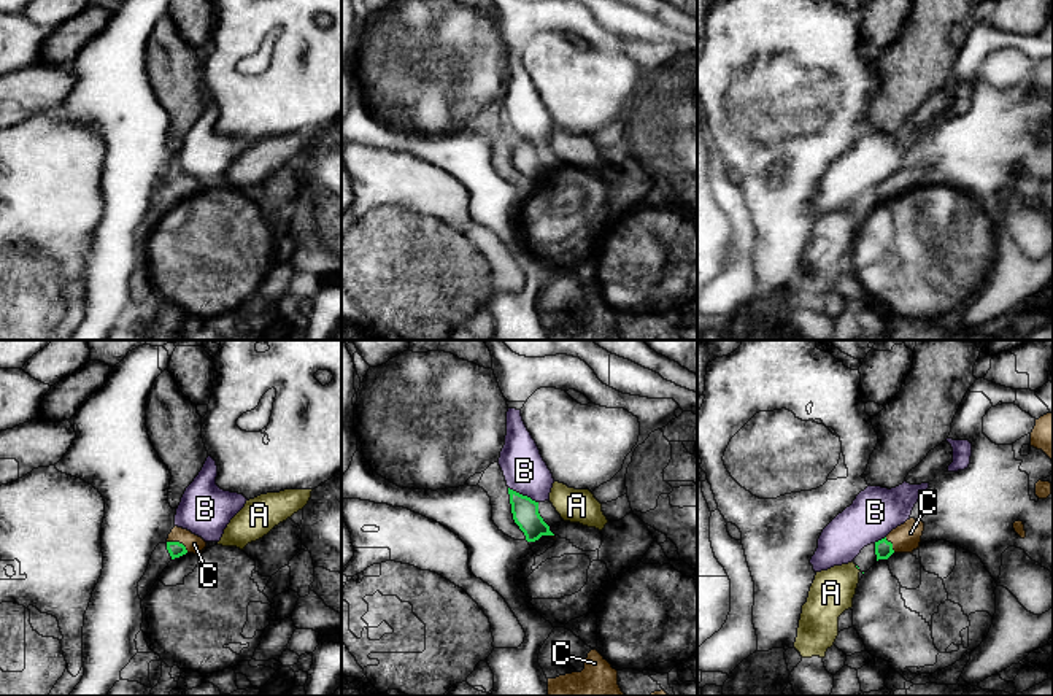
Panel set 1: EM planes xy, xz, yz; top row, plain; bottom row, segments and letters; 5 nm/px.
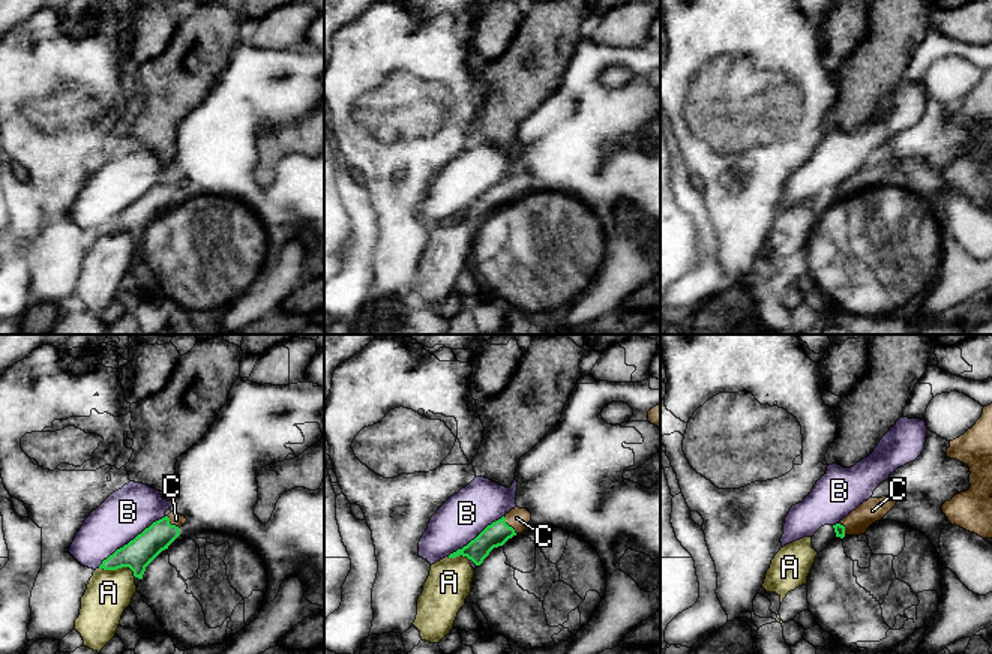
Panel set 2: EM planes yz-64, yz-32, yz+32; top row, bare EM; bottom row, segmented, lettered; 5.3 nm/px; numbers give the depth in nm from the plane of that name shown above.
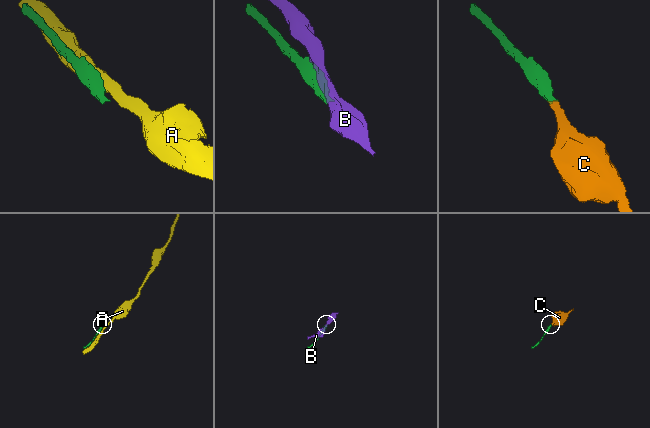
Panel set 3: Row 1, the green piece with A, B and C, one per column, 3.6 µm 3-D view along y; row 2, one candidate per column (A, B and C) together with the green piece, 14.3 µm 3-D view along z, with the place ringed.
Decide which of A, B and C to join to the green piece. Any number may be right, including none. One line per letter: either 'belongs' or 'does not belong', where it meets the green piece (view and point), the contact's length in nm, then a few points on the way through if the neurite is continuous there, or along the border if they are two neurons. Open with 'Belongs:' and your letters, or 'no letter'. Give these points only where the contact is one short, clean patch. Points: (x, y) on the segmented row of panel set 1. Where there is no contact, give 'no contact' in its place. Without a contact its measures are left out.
Belongs: C
A: does not belong | no contact
B: does not belong | xz (521, 494) | 170 nm
C: belongs | xy (178, 542) | 130 nm | across xy (175, 549), (178, 542), (194, 544)

